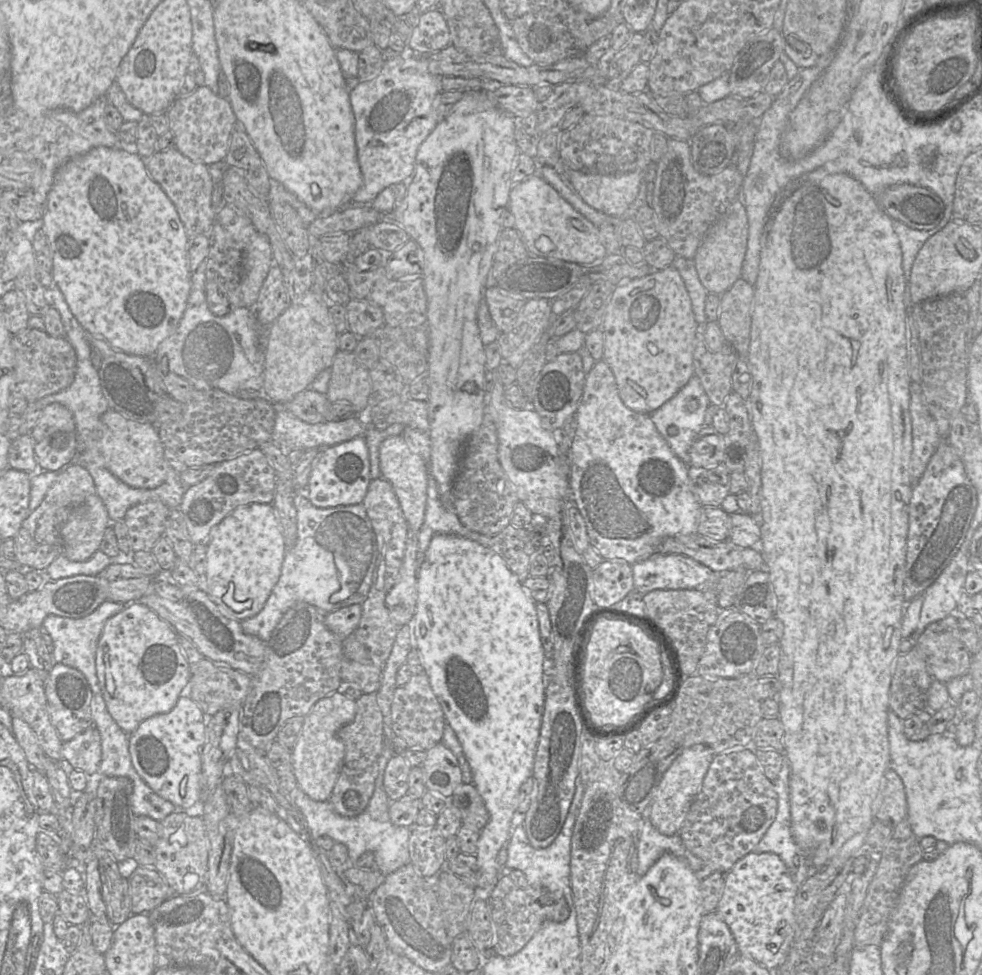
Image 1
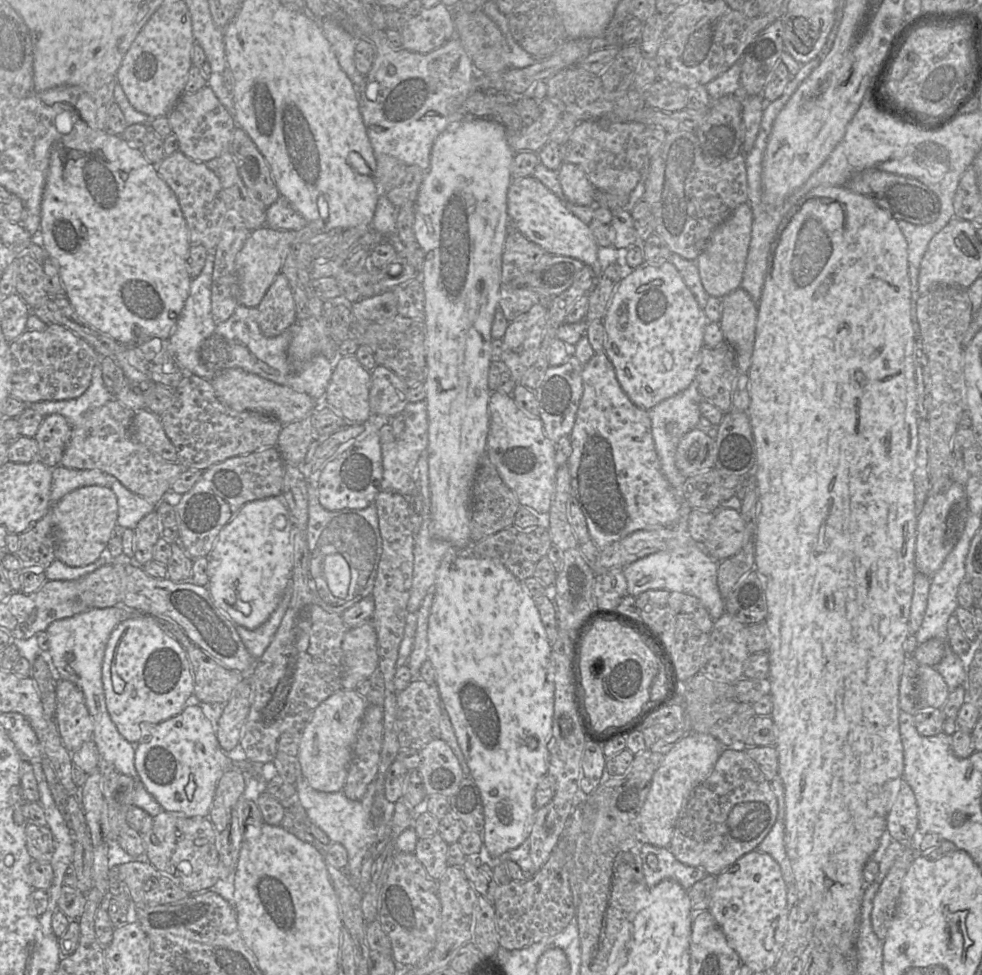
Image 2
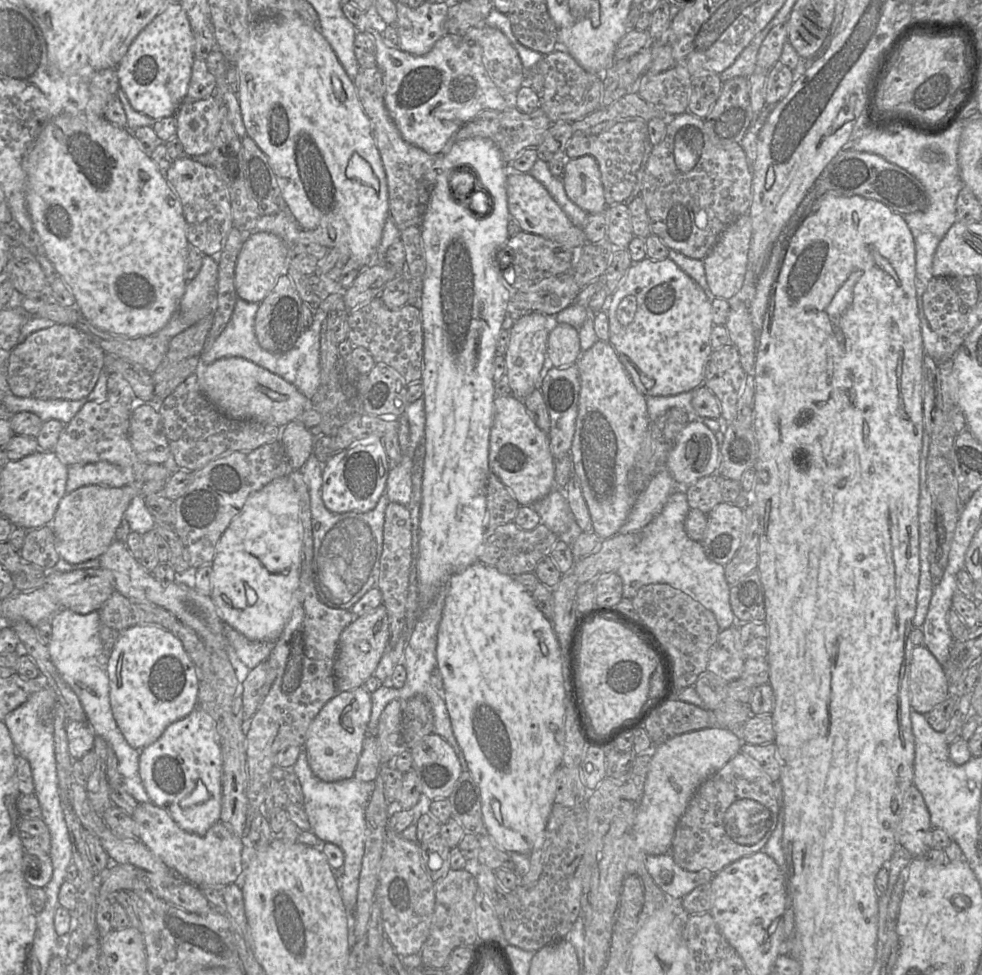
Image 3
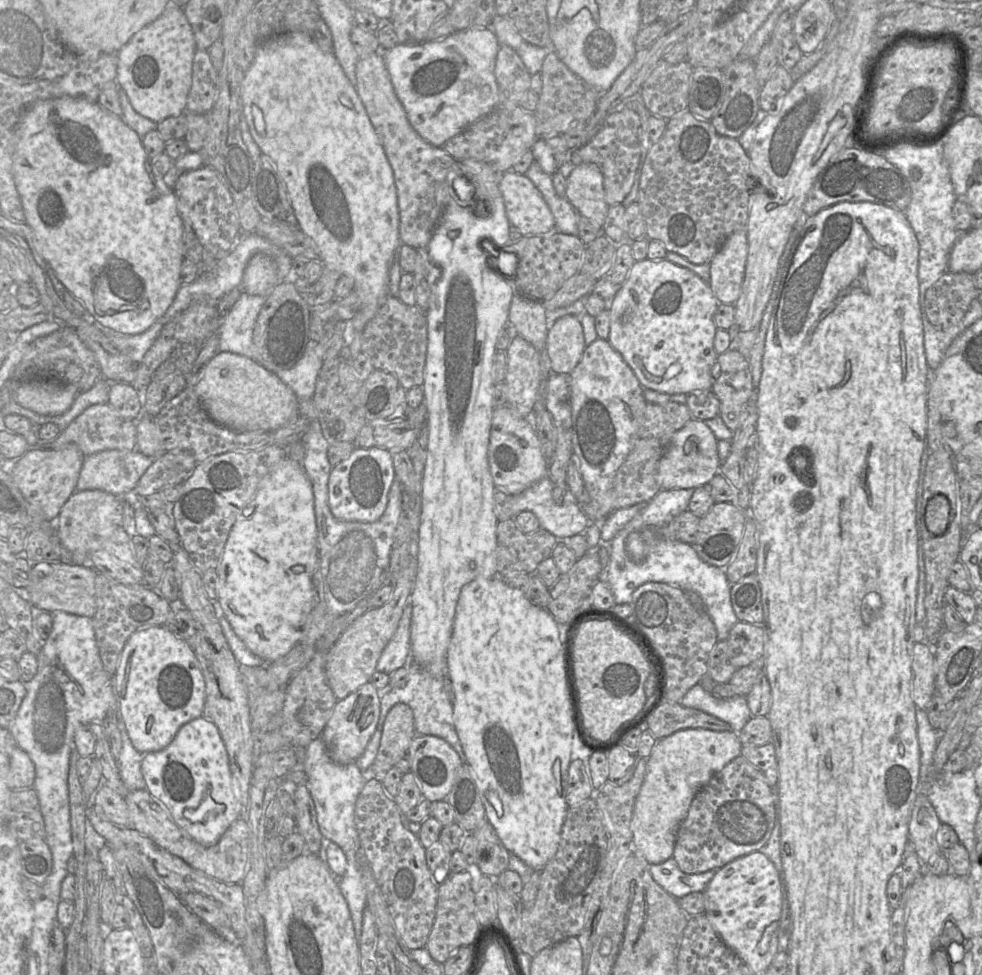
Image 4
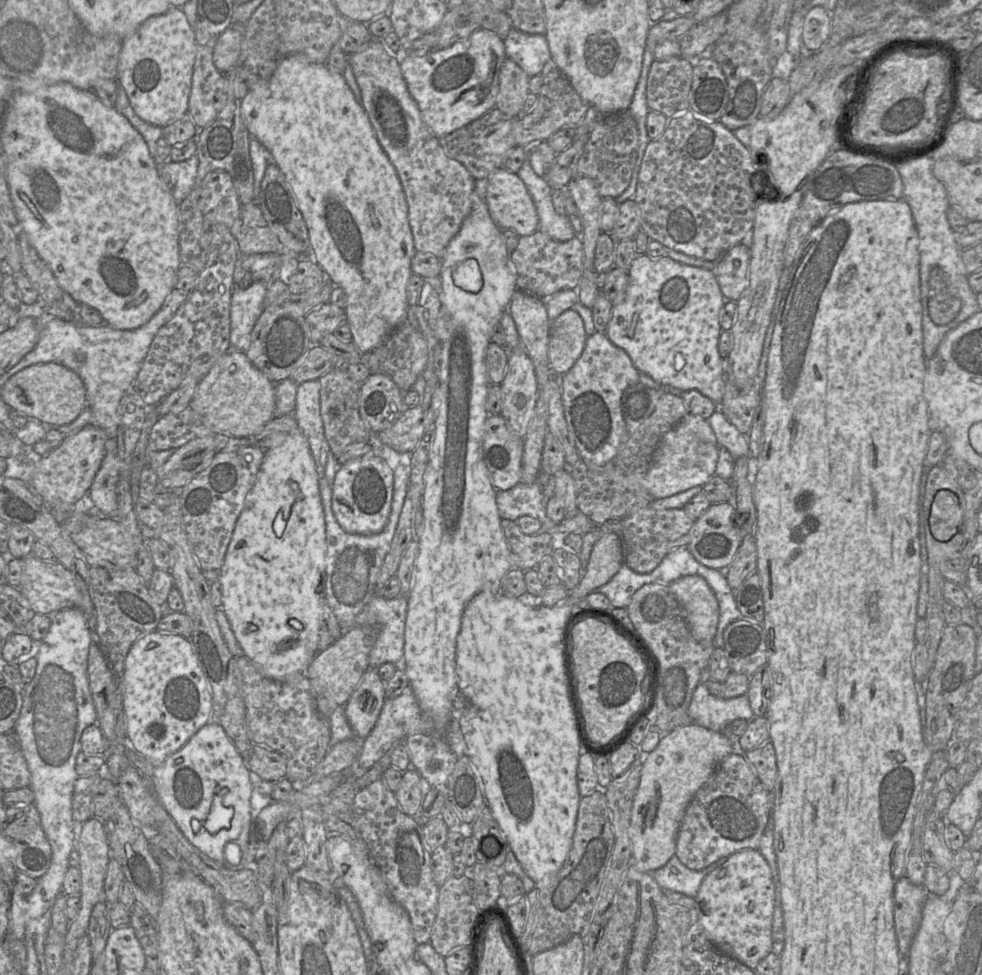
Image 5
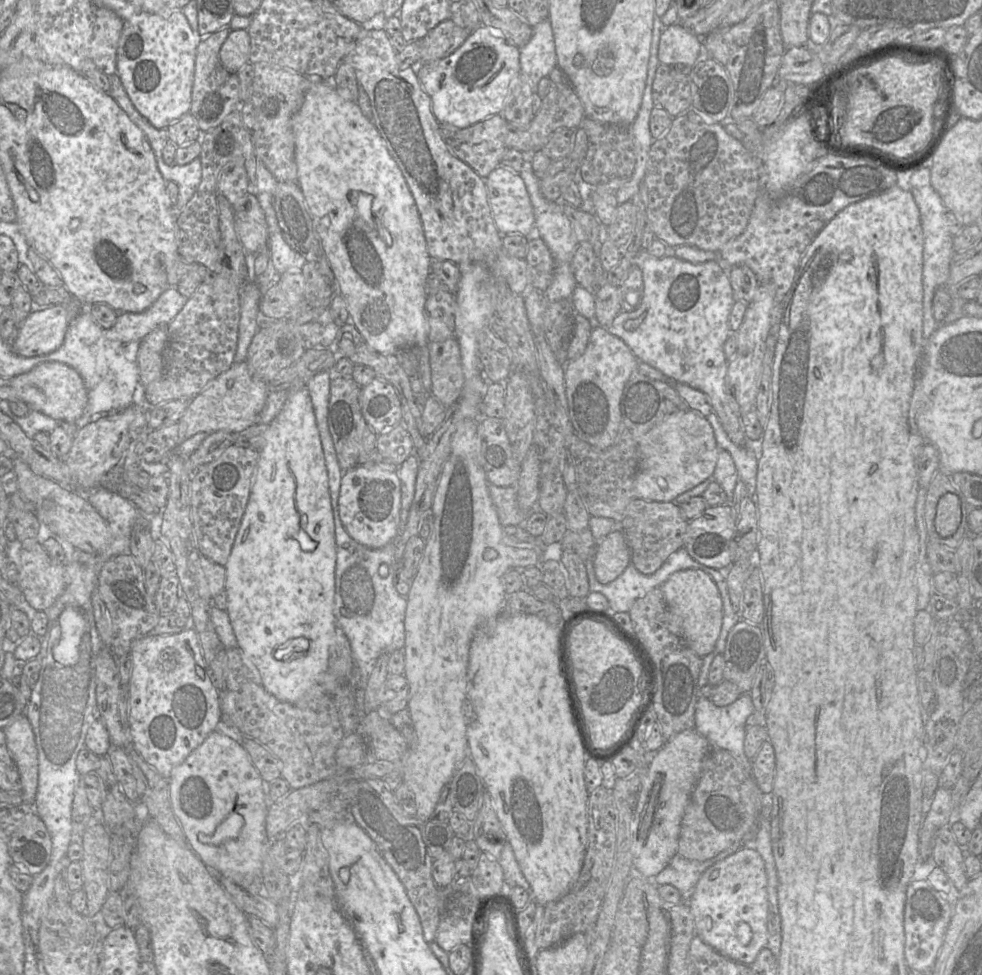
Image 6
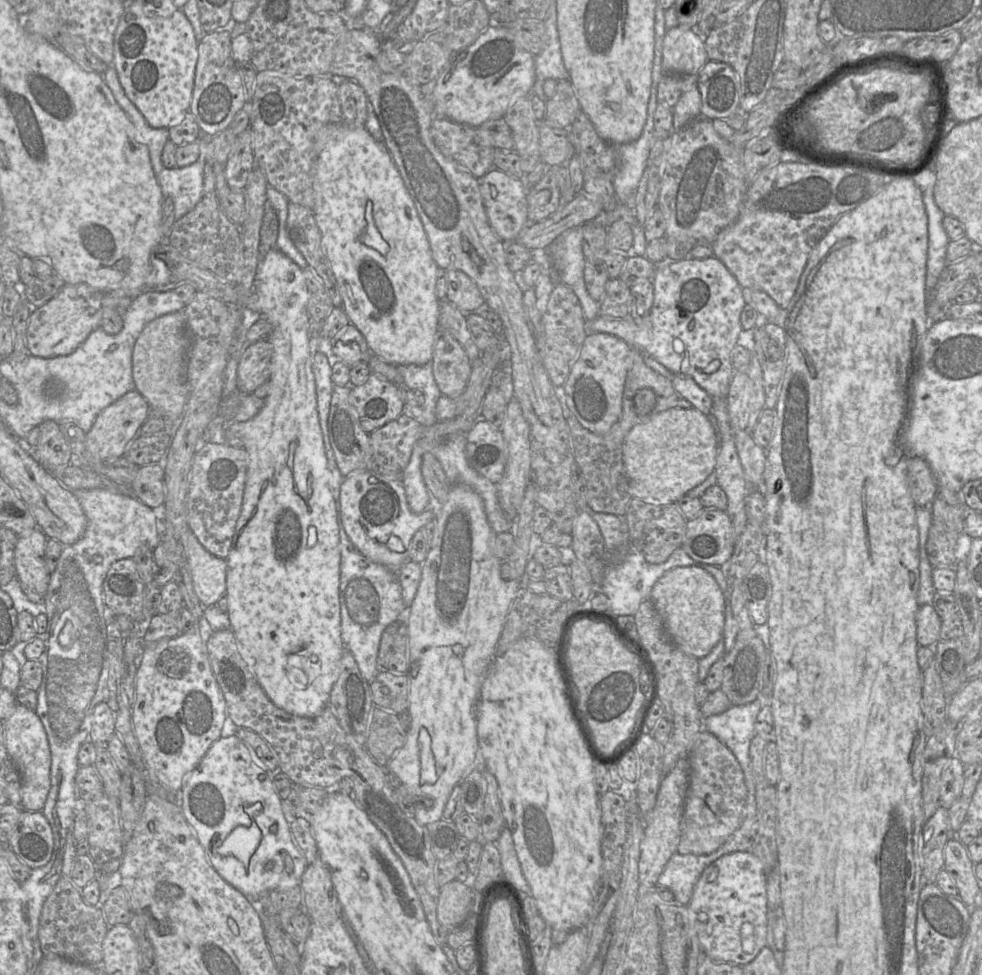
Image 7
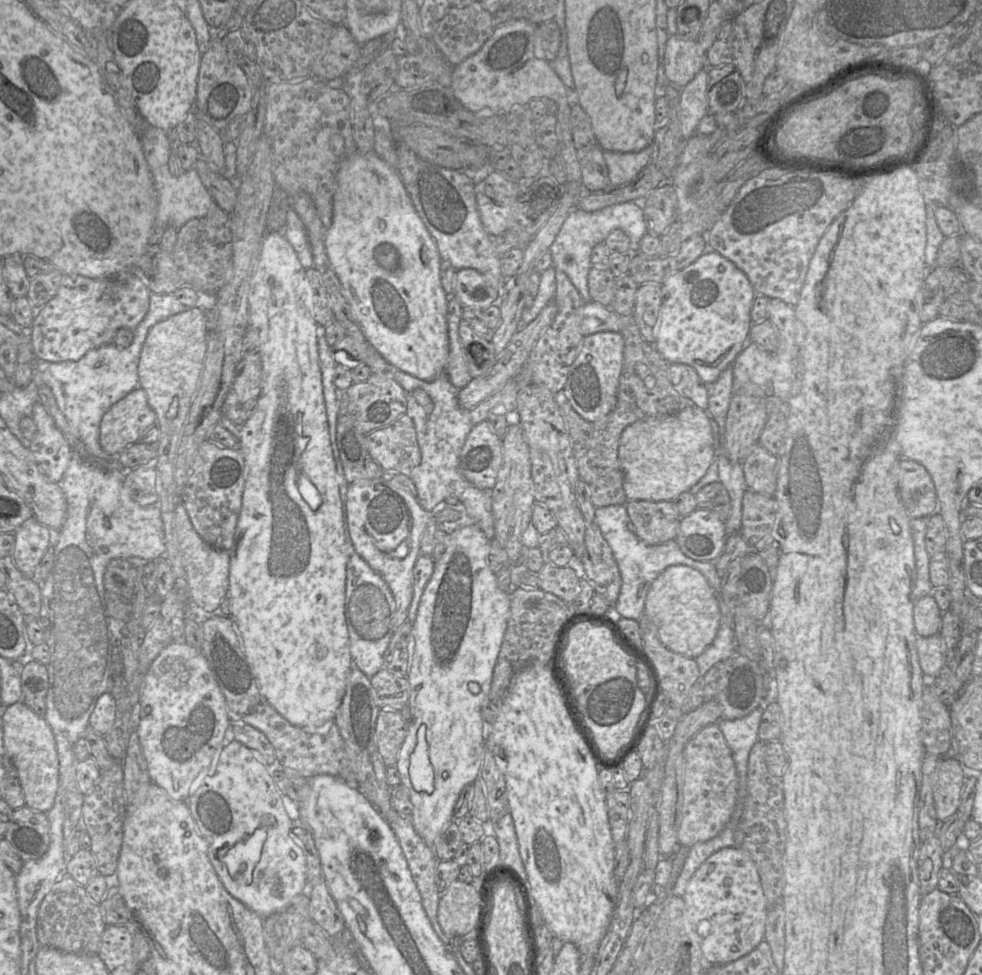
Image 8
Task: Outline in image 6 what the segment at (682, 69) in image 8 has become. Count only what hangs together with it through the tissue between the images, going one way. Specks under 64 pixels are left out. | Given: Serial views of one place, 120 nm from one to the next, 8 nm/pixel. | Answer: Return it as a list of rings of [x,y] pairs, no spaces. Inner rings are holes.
[[[680,23],[663,29],[658,49],[661,64],[693,67],[701,57],[704,57],[702,38],[684,29]]]

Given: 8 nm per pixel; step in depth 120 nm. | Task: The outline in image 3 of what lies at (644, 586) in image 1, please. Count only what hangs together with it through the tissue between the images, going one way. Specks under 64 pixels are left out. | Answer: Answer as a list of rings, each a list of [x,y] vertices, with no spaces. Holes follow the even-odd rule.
[[[677,488],[658,516],[639,532],[638,544],[622,555],[616,572],[622,580],[622,595],[633,599],[643,586],[668,584],[710,610],[722,631],[738,624],[730,604],[731,586],[725,578],[725,567],[710,560],[702,544],[687,536],[684,522],[689,511],[685,488]]]

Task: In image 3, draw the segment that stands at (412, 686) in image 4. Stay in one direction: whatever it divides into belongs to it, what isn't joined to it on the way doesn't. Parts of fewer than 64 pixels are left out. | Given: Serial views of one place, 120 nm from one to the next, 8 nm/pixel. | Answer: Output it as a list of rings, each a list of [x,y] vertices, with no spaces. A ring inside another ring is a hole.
[[[443,585],[435,594],[433,600],[425,606],[419,613],[418,619],[413,628],[412,634],[405,646],[404,655],[402,659],[402,663],[406,668],[406,682],[404,686],[400,689],[396,689],[393,686],[388,684],[382,684],[375,692],[371,694],[371,716],[368,723],[368,734],[377,735],[379,720],[382,712],[386,708],[386,706],[393,700],[399,700],[400,702],[406,702],[407,700],[416,697],[423,696],[425,697],[431,708],[433,713],[434,727],[433,733],[440,735],[444,738],[454,749],[456,753],[462,771],[469,771],[467,762],[464,758],[464,754],[460,749],[456,738],[452,731],[451,721],[449,717],[449,713],[446,707],[445,698],[444,698],[444,688],[443,693],[439,693],[438,690],[431,683],[431,672],[437,668],[437,660],[436,660],[436,642],[437,642],[437,631],[438,625],[441,620],[442,610],[444,605],[444,599],[446,596],[446,585]]]

